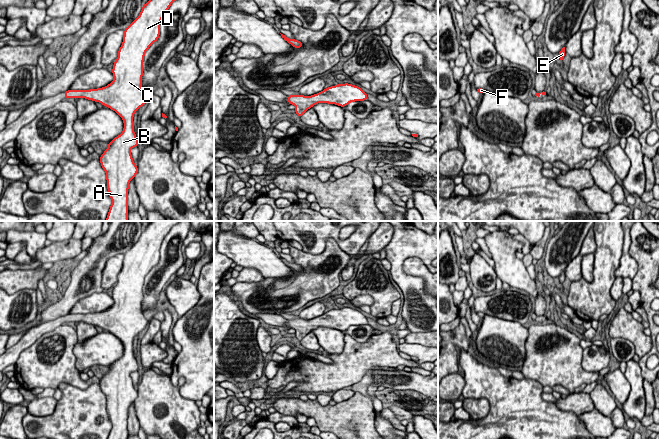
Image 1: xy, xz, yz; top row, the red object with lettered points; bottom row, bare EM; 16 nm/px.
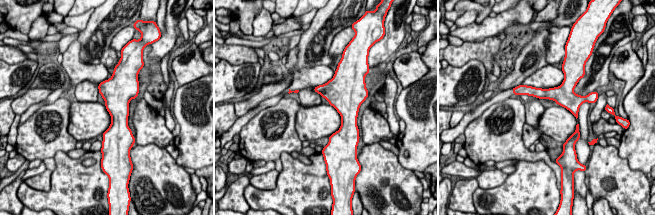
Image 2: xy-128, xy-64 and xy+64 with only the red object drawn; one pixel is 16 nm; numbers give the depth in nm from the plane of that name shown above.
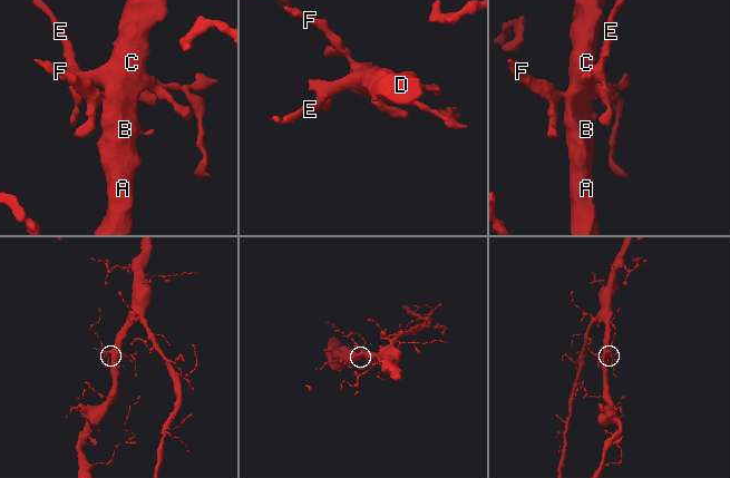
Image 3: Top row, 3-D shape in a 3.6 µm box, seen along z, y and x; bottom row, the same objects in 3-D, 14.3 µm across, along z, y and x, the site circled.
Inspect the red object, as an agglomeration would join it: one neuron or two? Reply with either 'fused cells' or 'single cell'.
single cell

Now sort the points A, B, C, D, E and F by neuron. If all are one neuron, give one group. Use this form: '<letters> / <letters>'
A B C D E F

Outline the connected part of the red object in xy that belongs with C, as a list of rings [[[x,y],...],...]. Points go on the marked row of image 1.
[[[149,0],[142,6],[139,16],[124,30],[123,42],[118,50],[118,57],[113,64],[113,81],[105,87],[90,90],[67,90],[64,96],[85,98],[99,102],[115,111],[123,120],[124,128],[120,135],[108,143],[108,148],[100,155],[100,163],[106,172],[107,189],[112,200],[106,221],[128,221],[128,189],[129,183],[138,173],[130,150],[138,146],[134,132],[134,113],[142,107],[149,97],[142,88],[143,61],[146,51],[160,36],[160,23],[171,4],[176,0]]]

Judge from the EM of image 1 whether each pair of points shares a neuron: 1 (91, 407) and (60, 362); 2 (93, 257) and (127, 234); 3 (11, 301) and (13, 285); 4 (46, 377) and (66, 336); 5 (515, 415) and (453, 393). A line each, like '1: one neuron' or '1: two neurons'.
1: two neurons
2: one neuron
3: two neurons
4: one neuron
5: two neurons

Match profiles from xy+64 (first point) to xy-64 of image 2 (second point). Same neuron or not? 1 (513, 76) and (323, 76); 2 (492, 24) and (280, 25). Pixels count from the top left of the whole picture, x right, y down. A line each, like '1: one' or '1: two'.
1: two
2: one

